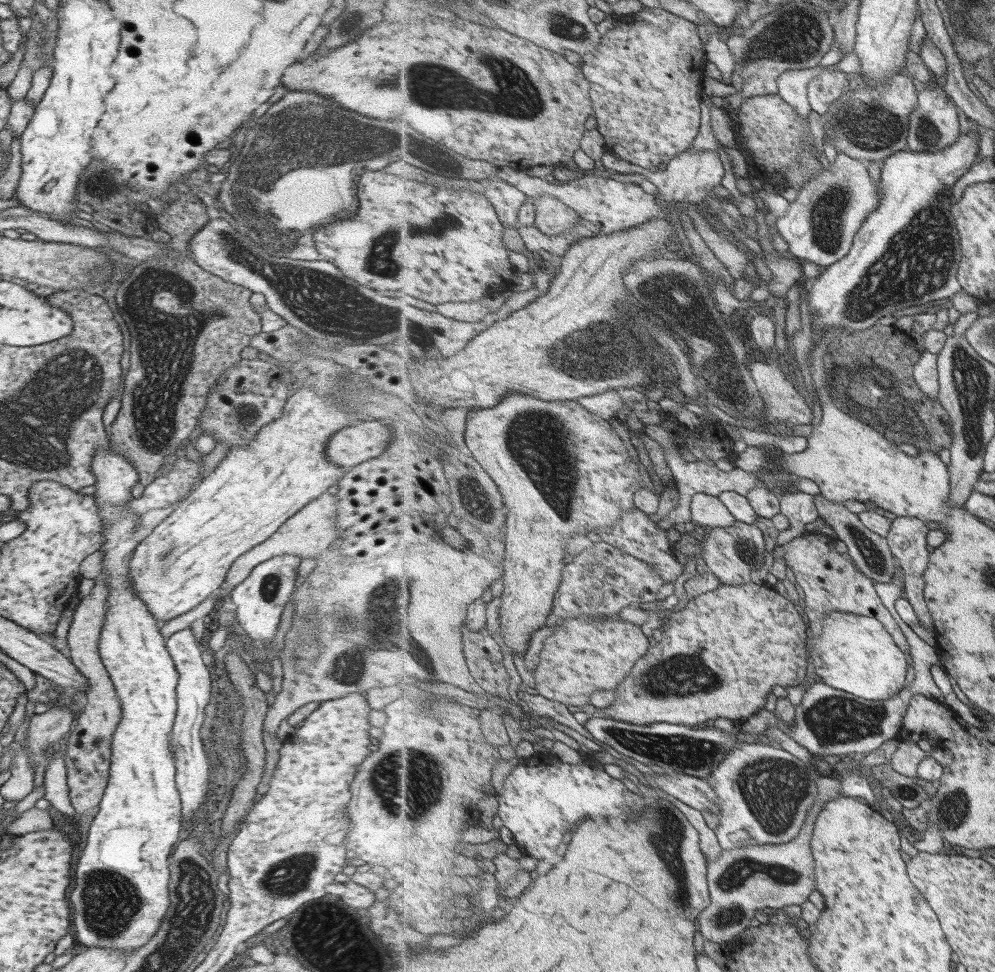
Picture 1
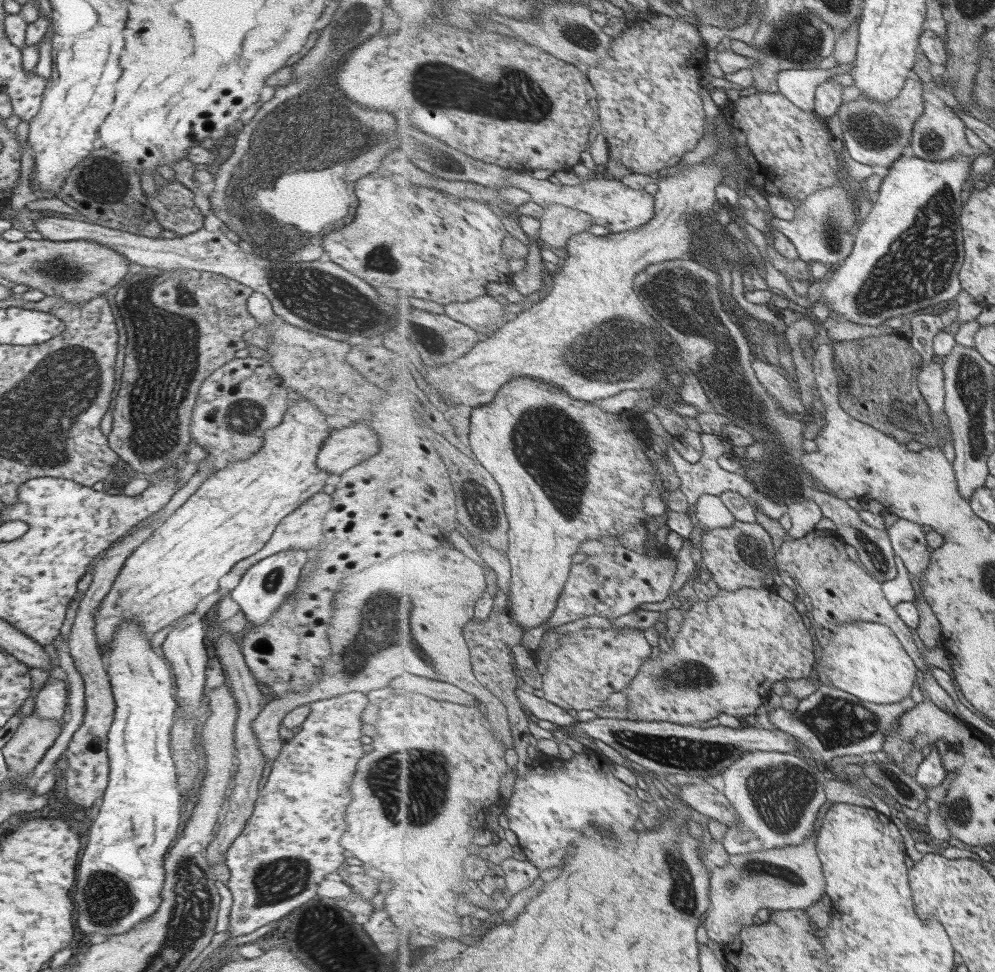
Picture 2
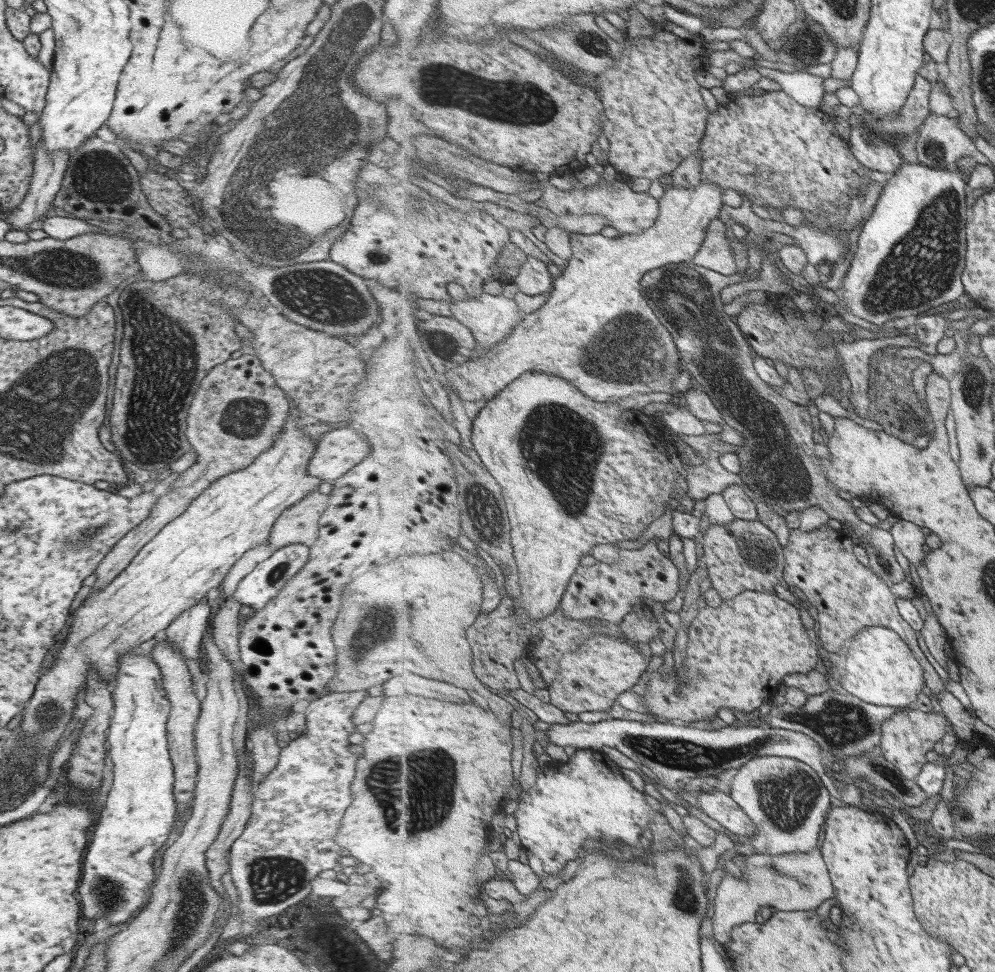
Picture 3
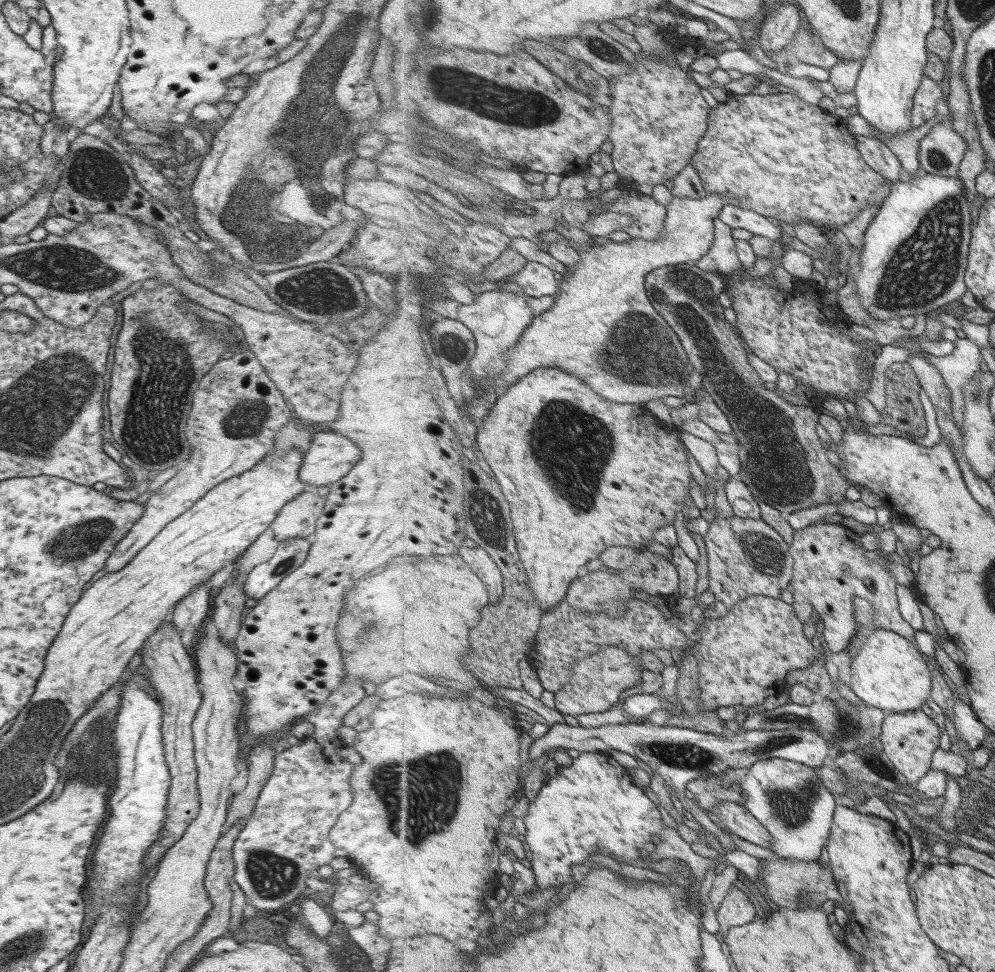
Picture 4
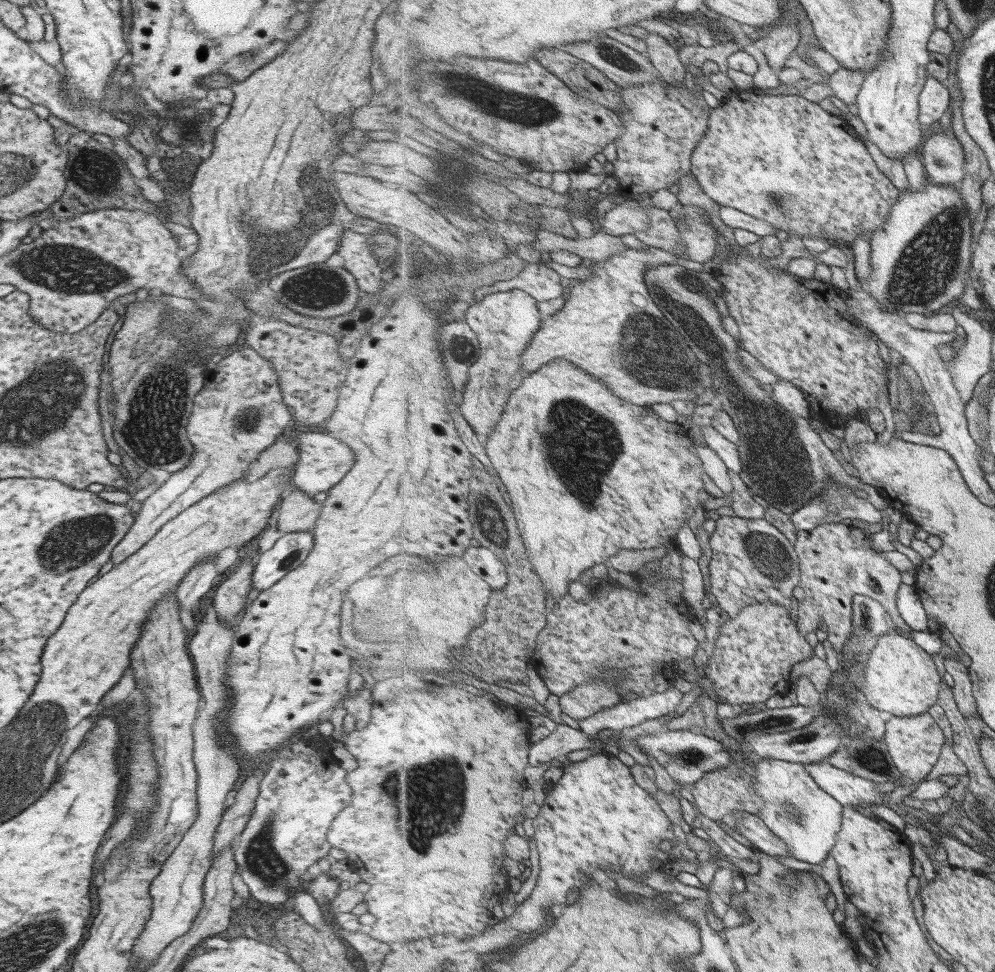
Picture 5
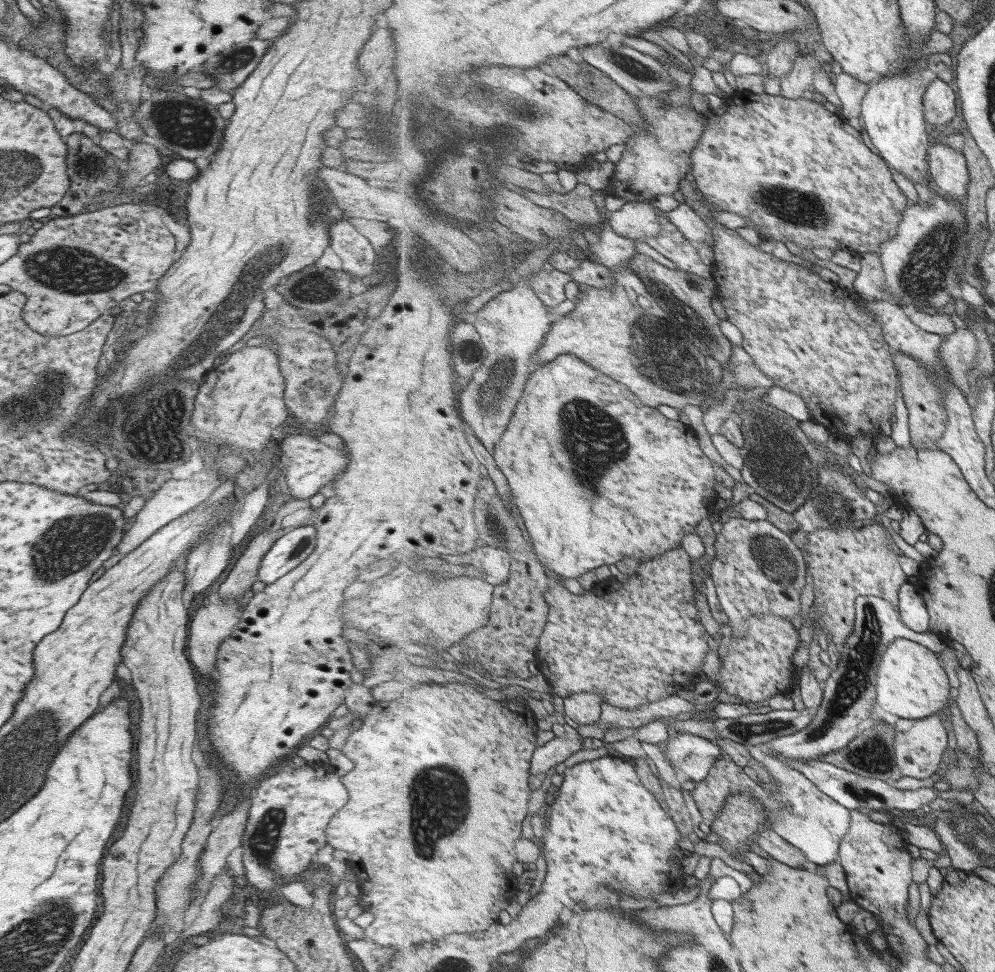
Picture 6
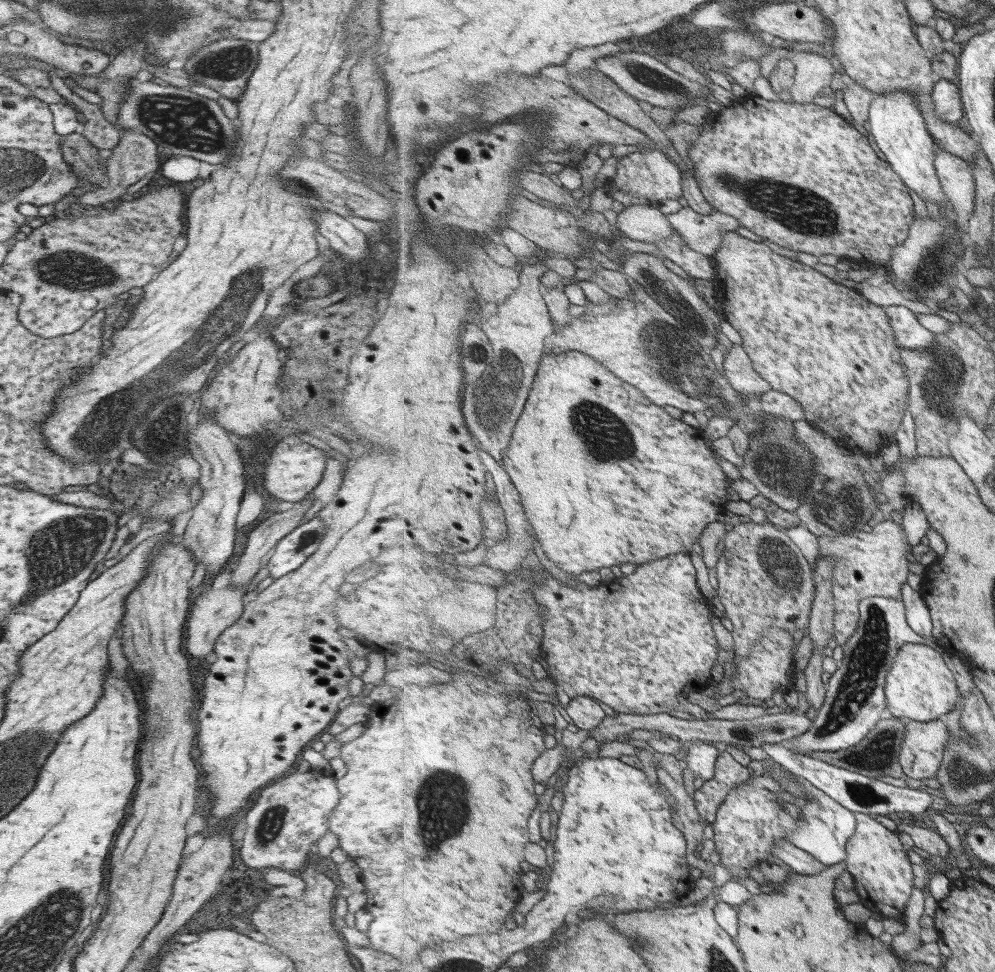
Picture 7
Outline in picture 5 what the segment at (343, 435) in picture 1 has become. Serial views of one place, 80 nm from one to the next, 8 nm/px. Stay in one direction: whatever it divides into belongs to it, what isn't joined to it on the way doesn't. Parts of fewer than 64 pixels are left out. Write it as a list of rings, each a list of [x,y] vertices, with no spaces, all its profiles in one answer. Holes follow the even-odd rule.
[[[295,432],[291,441],[297,447],[297,462],[290,476],[290,483],[295,490],[301,491],[307,496],[313,496],[317,492],[326,492],[334,484],[344,480],[344,474],[351,468],[354,461],[353,451],[339,439],[330,434],[317,432]]]

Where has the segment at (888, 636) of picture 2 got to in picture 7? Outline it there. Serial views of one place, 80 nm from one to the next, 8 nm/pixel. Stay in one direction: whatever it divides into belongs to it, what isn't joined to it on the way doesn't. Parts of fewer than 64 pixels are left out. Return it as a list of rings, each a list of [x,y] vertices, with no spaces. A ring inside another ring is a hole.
[[[907,643],[903,649],[899,649],[899,657],[893,663],[886,684],[888,708],[893,716],[903,720],[931,722],[947,712],[953,712],[955,706],[962,703],[957,680],[941,653],[931,643]]]

